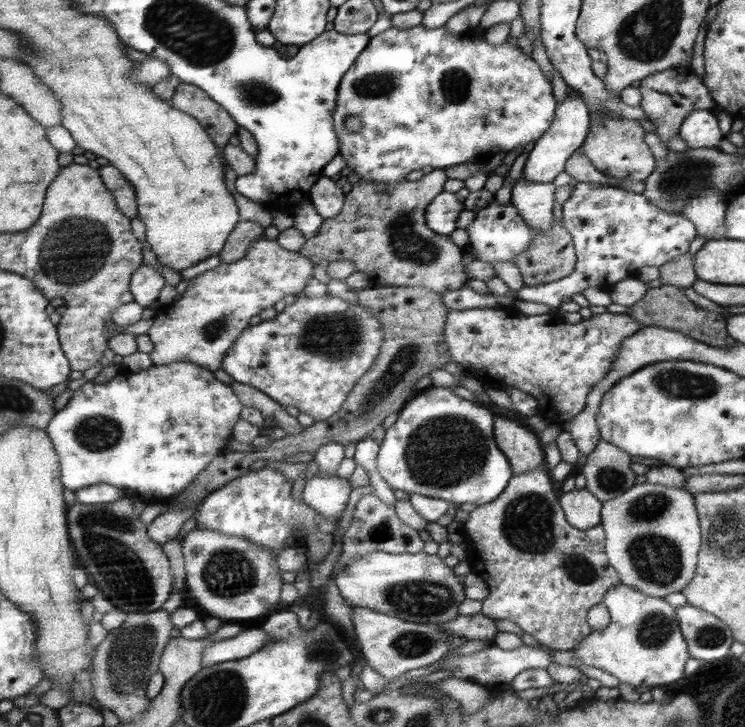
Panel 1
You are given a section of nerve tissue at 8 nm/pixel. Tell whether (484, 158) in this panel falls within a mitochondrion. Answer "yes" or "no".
no

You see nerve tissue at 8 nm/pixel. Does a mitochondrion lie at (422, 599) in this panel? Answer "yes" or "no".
yes

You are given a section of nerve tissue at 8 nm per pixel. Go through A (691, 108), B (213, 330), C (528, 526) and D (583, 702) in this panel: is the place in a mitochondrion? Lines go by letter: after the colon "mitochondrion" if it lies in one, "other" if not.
A: other
B: mitochondrion
C: mitochondrion
D: other

